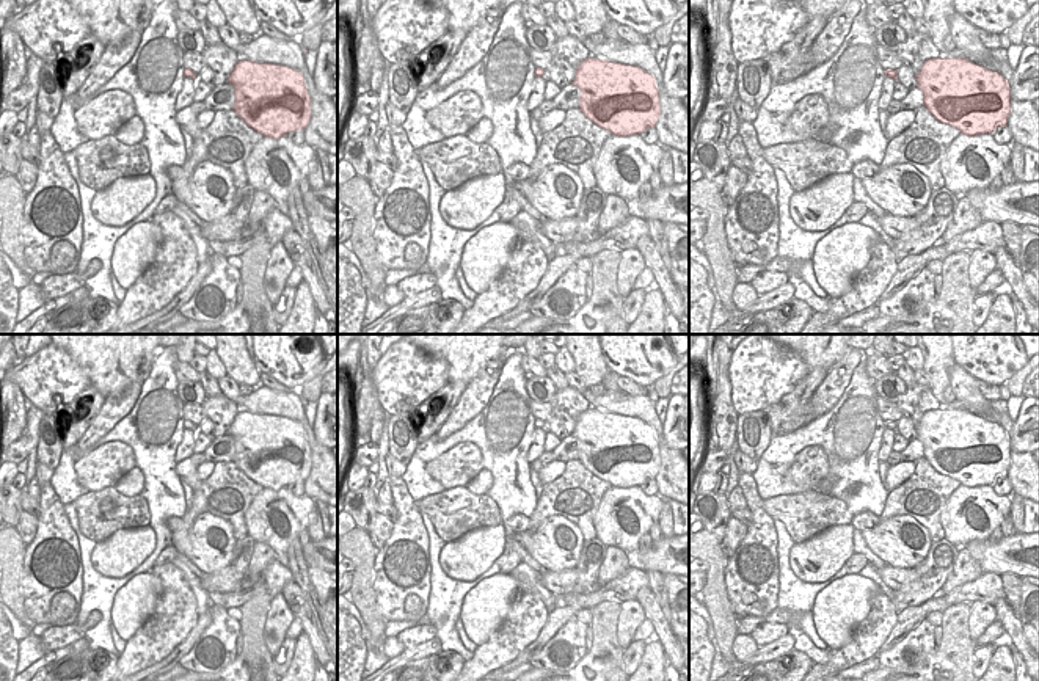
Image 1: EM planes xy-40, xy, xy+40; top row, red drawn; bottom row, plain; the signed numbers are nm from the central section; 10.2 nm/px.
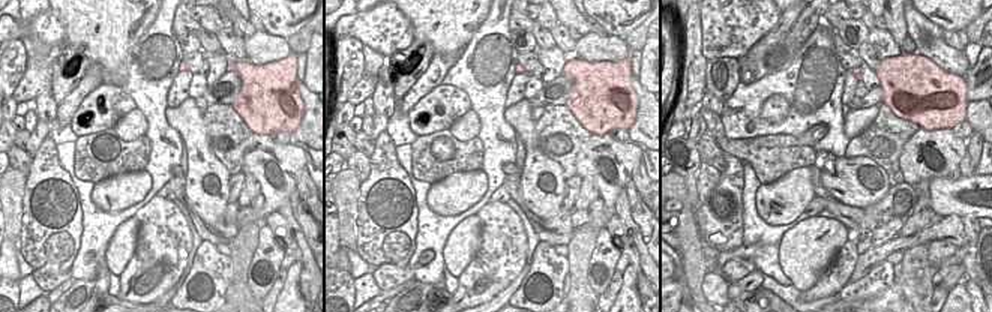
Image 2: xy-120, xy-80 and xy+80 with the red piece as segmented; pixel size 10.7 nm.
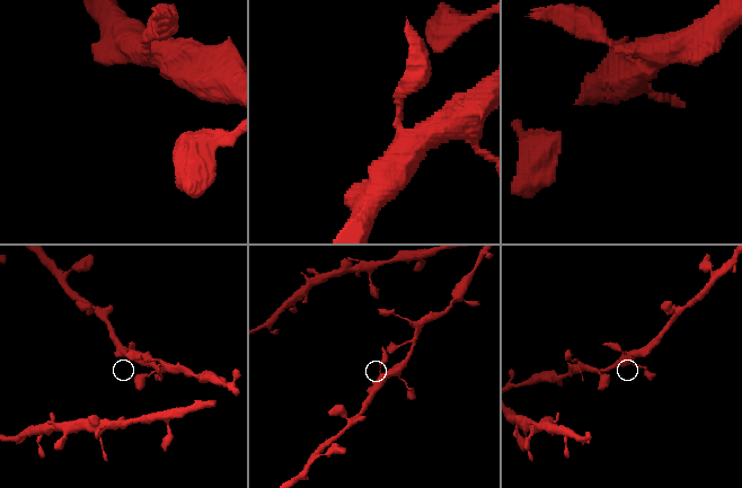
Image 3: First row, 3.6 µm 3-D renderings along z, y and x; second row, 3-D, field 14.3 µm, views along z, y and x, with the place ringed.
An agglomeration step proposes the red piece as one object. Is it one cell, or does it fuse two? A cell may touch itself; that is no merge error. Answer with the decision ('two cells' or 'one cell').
one cell

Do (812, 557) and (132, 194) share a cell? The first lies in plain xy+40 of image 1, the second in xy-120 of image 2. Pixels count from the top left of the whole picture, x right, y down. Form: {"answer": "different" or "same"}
{"answer": "same"}

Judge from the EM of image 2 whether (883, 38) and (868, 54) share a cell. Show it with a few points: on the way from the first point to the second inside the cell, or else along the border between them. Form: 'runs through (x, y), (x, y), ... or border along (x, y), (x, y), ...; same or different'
runs through (880, 42), (872, 50); same

